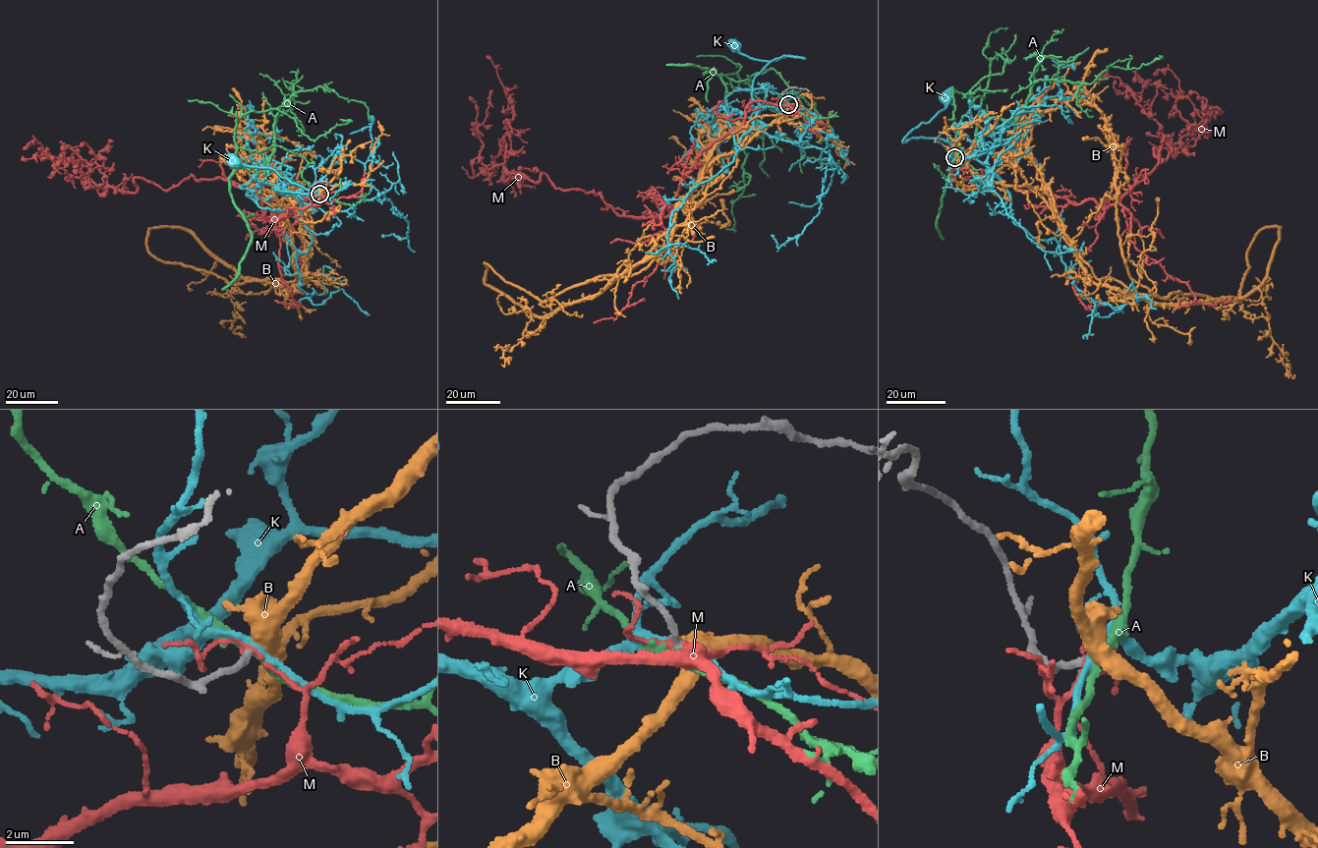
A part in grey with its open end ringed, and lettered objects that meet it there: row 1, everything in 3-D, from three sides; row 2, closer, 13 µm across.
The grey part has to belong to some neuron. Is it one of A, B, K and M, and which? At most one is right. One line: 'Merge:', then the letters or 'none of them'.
Merge: B

